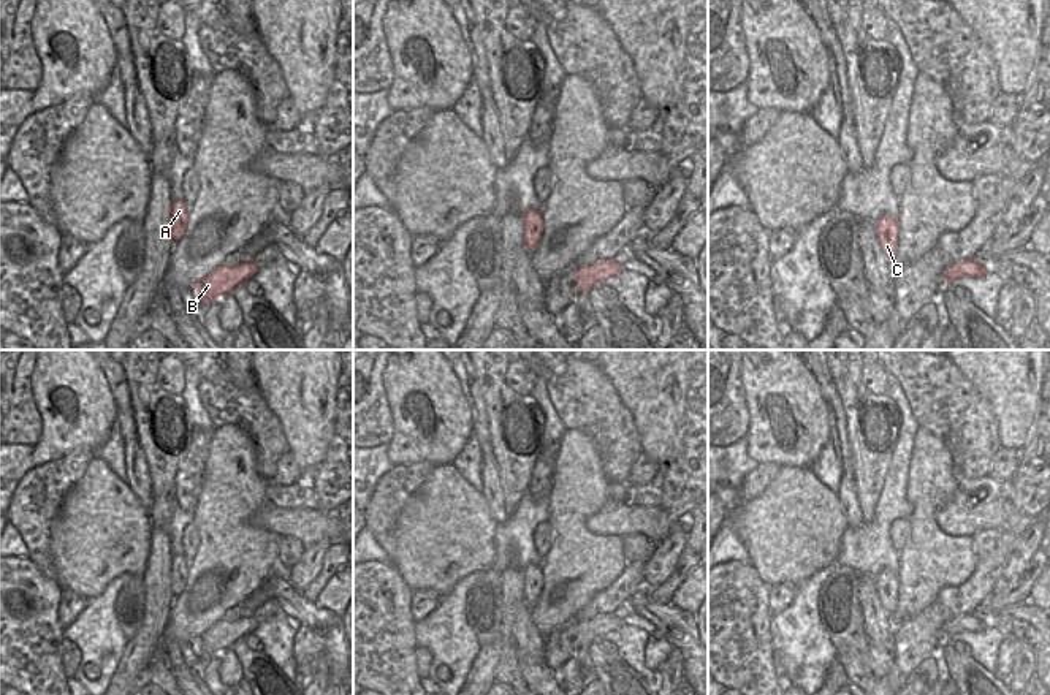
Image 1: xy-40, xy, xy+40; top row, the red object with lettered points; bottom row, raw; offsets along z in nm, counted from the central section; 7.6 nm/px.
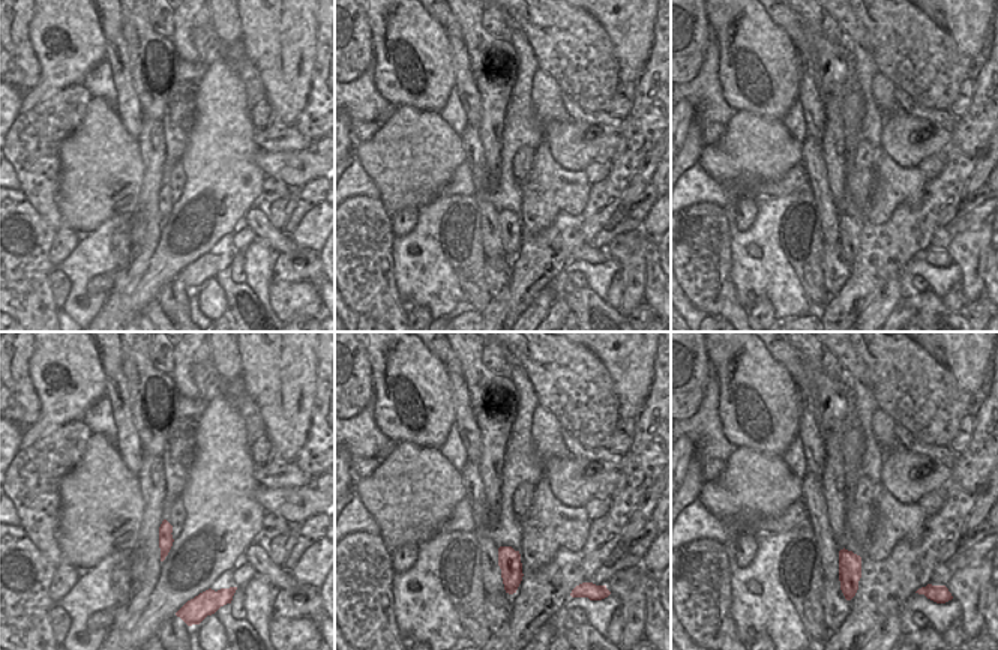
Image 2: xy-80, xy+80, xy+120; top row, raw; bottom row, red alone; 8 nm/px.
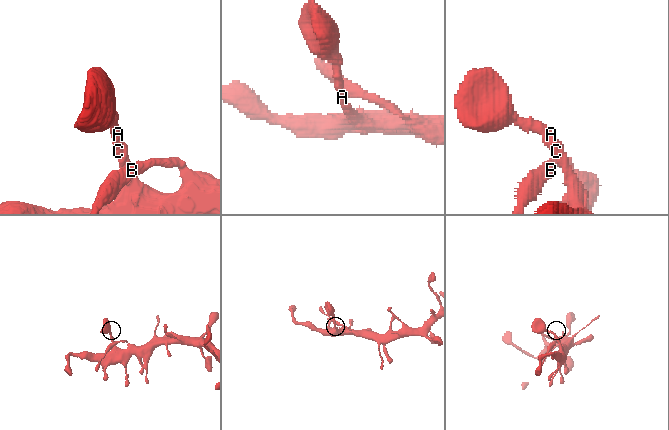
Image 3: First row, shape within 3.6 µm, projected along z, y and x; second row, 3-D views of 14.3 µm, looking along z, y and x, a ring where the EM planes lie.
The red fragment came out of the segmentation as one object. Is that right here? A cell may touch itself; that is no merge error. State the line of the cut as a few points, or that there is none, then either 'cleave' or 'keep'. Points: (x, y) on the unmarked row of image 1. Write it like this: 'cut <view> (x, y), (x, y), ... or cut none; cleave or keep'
cut xy+40 (984, 622), (974, 630); cleave

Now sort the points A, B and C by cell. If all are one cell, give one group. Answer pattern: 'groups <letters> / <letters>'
groups A C / B

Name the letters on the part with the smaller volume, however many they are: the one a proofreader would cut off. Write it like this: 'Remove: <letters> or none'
Remove: B

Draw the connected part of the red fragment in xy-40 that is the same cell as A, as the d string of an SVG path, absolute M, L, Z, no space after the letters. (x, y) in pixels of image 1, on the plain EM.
M174 556L171 559L171 568L169 568L169 587L171 587L173 597L177 597L182 594L187 584L187 575L188 575L188 568L184 556Z

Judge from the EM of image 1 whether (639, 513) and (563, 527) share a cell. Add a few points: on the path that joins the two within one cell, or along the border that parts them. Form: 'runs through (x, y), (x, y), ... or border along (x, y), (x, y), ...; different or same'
border along (608, 497), (586, 527), (621, 537); different

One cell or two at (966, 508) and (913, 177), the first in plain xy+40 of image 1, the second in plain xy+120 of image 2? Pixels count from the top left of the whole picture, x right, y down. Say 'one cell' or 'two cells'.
two cells

